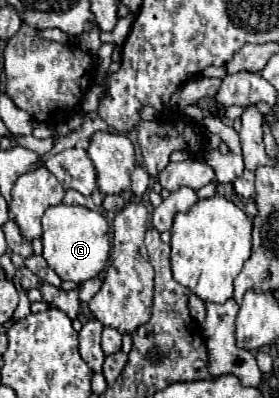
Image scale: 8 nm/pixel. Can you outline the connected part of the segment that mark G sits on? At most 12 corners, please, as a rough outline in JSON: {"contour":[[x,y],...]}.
{"contour":[[54,205],[42,217],[42,257],[62,281],[104,271],[102,213]]}

